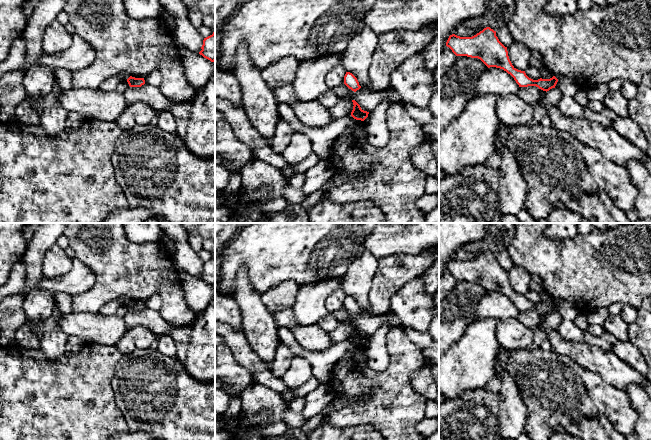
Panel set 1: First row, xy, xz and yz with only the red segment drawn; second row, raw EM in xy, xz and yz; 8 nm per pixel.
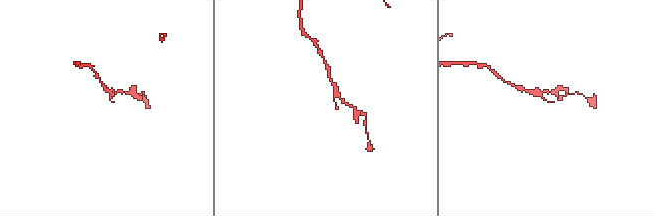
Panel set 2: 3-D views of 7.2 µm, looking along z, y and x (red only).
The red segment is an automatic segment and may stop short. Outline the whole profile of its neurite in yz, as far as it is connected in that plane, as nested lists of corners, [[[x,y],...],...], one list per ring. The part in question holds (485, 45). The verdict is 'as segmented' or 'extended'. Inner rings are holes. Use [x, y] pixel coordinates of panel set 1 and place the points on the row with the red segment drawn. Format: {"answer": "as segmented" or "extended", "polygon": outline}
{"answer": "as segmented", "polygon": [[[490,27],[484,28],[472,37],[460,37],[452,34],[449,36],[446,46],[456,56],[478,58],[488,68],[503,69],[514,78],[519,87],[536,86],[547,92],[555,88],[558,82],[555,76],[550,79],[533,80],[526,75],[525,71],[516,69],[509,59],[507,47],[499,41],[496,31]]]}

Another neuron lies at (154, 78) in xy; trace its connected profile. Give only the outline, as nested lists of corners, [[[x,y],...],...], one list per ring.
[[[158,70],[150,72],[147,76],[144,77],[145,84],[152,86],[160,87],[162,83],[162,74]]]

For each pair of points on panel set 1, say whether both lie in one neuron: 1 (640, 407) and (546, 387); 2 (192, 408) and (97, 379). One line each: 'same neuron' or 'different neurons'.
1: different neurons
2: different neurons

